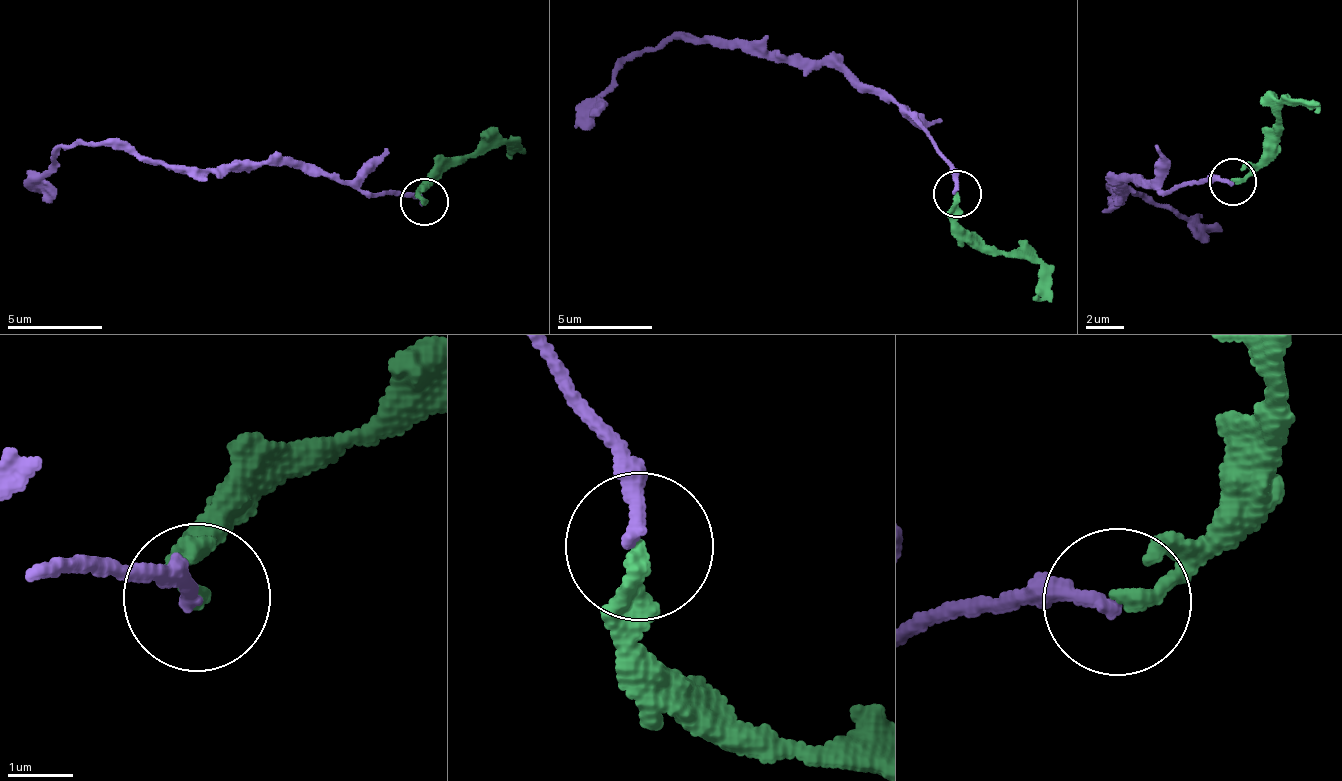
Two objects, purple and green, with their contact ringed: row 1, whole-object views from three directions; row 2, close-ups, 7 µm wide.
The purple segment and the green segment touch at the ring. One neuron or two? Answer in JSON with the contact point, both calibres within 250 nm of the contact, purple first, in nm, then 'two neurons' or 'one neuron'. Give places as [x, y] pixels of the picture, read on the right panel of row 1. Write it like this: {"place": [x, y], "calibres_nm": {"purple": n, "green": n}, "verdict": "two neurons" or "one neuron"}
{"place": [1233, 181], "calibres_nm": {"purple": 240, "green": 240}, "verdict": "one neuron"}

